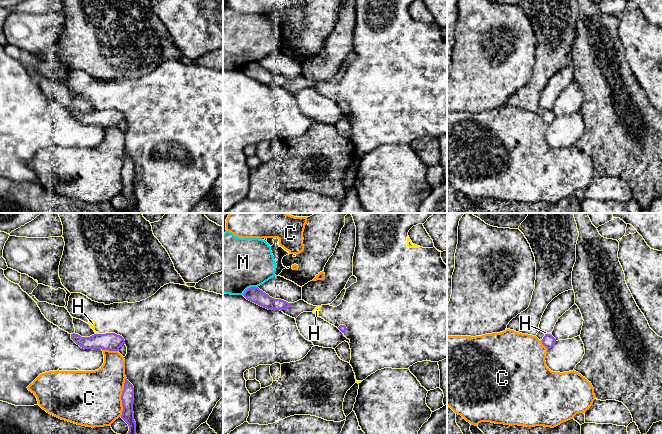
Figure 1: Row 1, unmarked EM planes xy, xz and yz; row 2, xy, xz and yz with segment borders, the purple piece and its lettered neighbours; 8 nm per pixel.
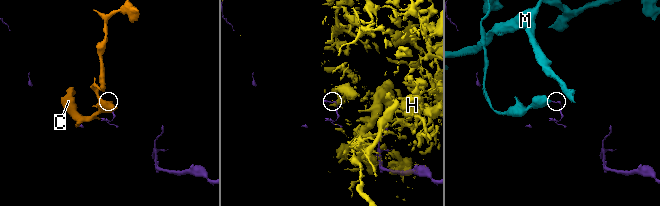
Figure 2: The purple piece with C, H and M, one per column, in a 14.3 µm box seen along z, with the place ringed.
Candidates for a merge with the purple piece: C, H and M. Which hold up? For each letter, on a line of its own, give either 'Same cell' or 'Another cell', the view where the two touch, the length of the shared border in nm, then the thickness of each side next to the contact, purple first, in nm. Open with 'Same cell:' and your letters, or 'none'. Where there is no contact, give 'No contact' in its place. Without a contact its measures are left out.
Same cell: none
C: Another cell. Touches purple in xy. Shared border 320 nm. Thickness 110 nm (purple) against 440 nm
H: Another cell. Touches purple in yz. Shared border 50 nm. Thickness 100 nm (purple) against 20 nm
M: Another cell. Touches purple in xz. Shared border 140 nm. Thickness 120 nm (purple) against 460 nm

